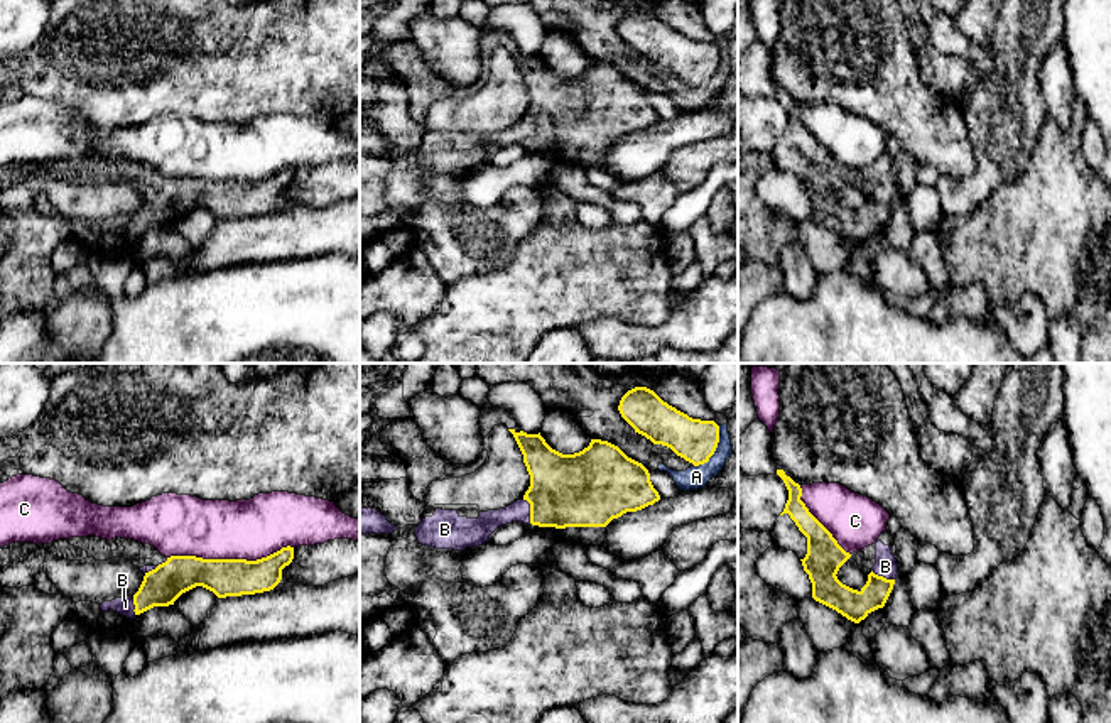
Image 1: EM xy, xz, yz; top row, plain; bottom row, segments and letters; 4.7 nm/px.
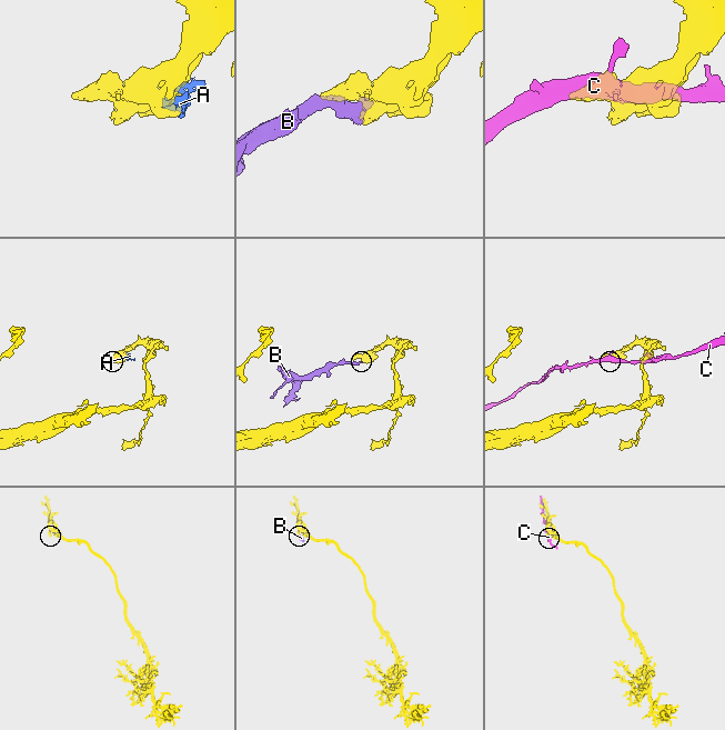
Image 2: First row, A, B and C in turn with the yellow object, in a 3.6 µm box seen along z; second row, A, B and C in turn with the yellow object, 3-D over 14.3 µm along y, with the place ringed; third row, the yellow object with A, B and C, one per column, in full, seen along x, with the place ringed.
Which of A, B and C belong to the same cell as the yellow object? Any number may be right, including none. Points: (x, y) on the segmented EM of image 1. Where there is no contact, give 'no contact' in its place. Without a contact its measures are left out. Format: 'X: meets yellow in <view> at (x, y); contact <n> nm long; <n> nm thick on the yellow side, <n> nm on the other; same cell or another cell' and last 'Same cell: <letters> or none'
A: meets yellow in xz at (713, 453); contact 200 nm long; 200 nm thick on the yellow side, 110 nm on the other; another cell
B: meets yellow in xz at (531, 510); contact 140 nm long; 360 nm thick on the yellow side, 110 nm on the other; same cell
C: meets yellow in xy at (230, 559); contact 600 nm long; 180 nm thick on the yellow side, 280 nm on the other; another cell
Same cell: B

